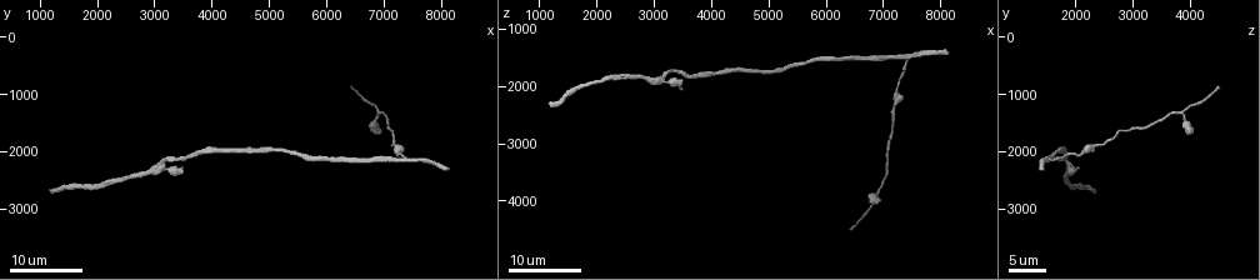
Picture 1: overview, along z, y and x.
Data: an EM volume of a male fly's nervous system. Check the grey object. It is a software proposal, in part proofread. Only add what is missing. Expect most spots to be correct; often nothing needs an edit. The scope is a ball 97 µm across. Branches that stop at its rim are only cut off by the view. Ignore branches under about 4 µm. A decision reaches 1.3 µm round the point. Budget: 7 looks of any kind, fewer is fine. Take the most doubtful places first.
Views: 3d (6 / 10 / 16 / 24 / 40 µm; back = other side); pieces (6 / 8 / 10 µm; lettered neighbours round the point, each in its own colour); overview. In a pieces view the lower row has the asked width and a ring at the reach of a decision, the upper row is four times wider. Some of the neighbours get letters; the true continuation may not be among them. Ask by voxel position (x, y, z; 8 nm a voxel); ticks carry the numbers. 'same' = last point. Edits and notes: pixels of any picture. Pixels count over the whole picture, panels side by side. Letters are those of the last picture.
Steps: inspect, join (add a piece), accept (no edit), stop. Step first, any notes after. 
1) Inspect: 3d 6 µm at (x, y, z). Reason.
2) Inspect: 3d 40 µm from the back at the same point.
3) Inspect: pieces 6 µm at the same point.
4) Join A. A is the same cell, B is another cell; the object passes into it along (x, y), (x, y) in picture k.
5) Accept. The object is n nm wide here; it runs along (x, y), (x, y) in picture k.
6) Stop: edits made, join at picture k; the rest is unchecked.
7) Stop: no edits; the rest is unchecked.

Inspect: 3d 24 µm at (6450, 850, 4450). Branch stops here.

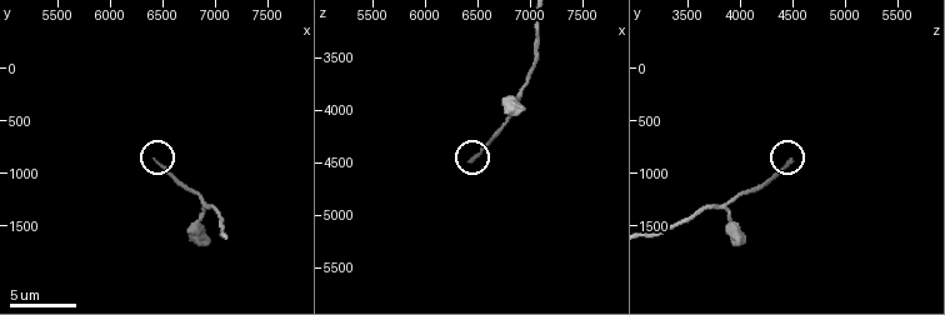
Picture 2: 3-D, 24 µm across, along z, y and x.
Inspect: pieces 6 µm at (6420, 900, 4460).

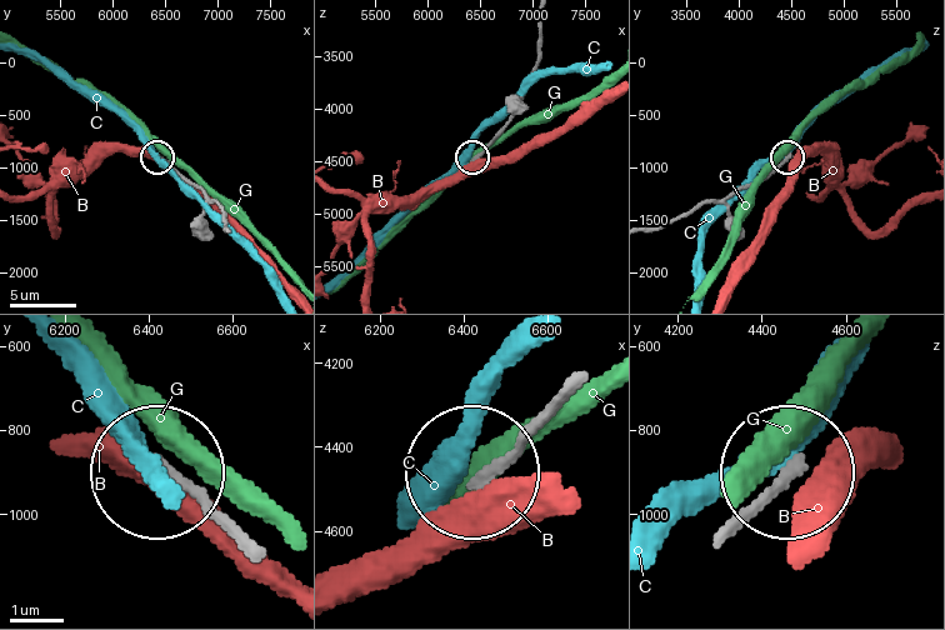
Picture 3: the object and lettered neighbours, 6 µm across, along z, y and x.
Accept. The object is 180 nm wide here; B, C and G are other cells; no lettered piece goes on from it.

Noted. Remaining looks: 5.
Inspect: 3d 10 µm at (6840, 1680, 3980). An open end.

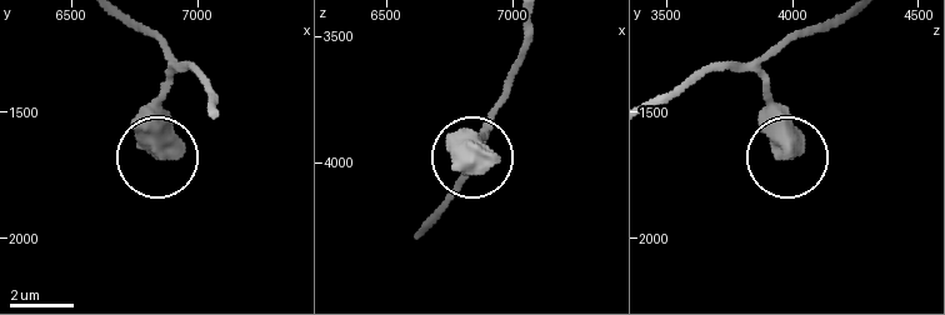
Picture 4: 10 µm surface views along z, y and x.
Inspect: pieces 10 µm at (6850, 1660, 3990). See the neighbours.

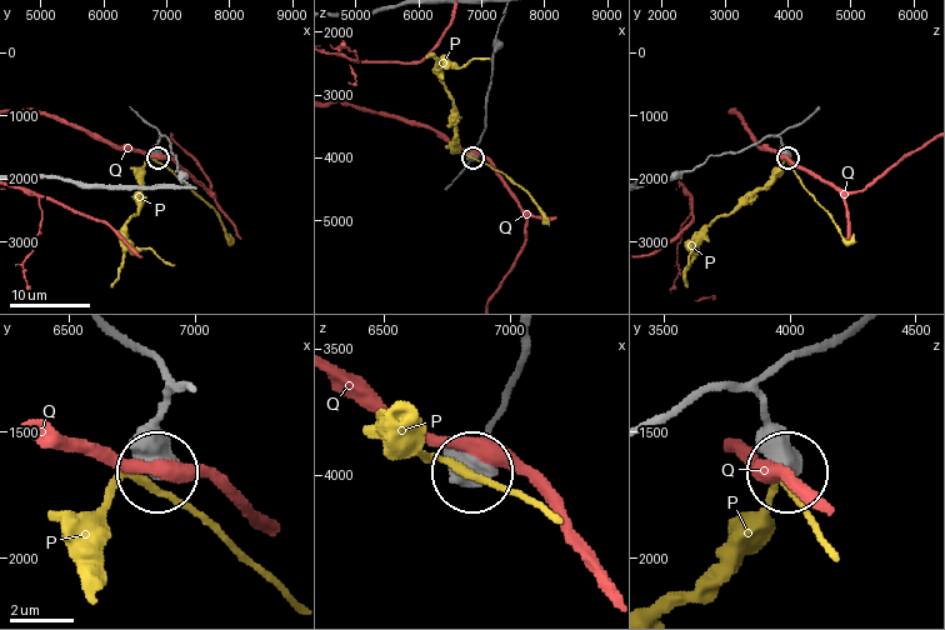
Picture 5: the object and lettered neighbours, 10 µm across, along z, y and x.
Accept. P and Q are other cells; it runs along (496, 50), (485, 130), (473, 158) in picture 5; no lettered piece goes on from it.

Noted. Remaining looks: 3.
Inspect: 3d 24 µm at (3450, 2300, 2050). Free end.

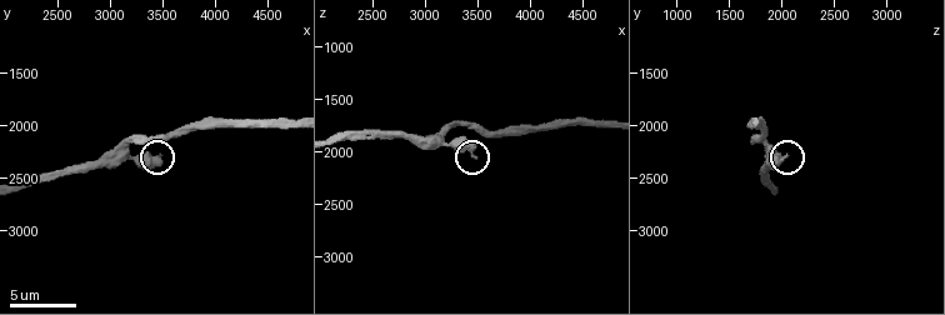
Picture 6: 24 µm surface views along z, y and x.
Inspect: pieces 6 µm at (3460, 2260, 2060).

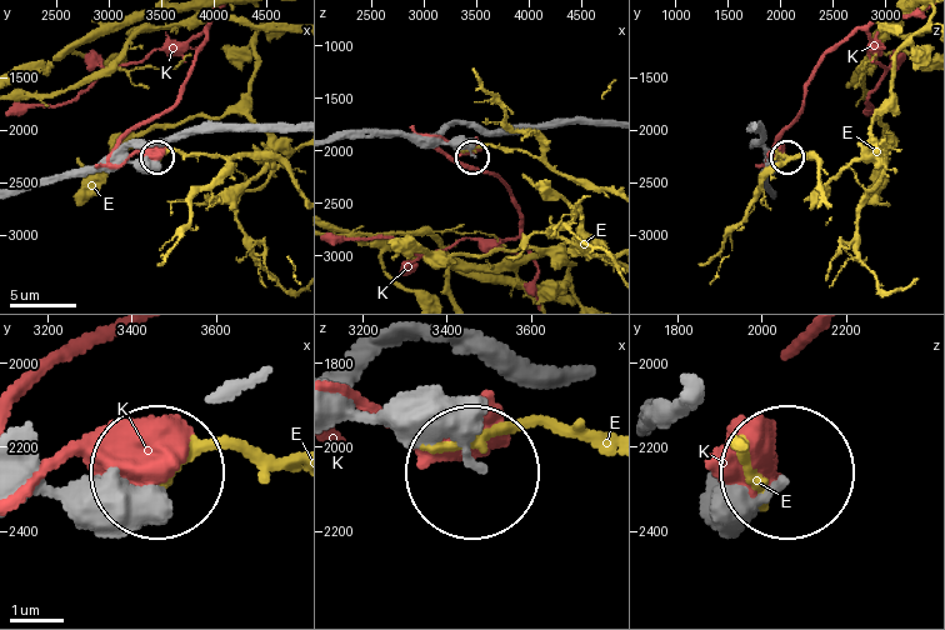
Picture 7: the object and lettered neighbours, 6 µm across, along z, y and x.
Accept. The object is 150 nm wide here; E and K are other cells; it runs along (490, 358), (409, 335), (355, 384), (471, 465) in picture 7; no lettered piece goes on from it.

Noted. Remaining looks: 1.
Stop: no edits; the rest is unchecked.

